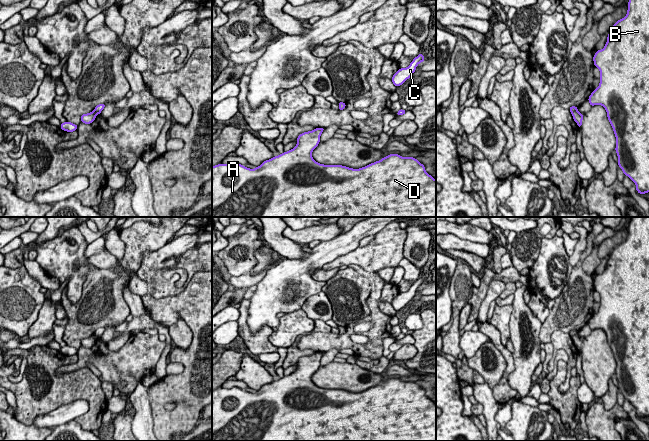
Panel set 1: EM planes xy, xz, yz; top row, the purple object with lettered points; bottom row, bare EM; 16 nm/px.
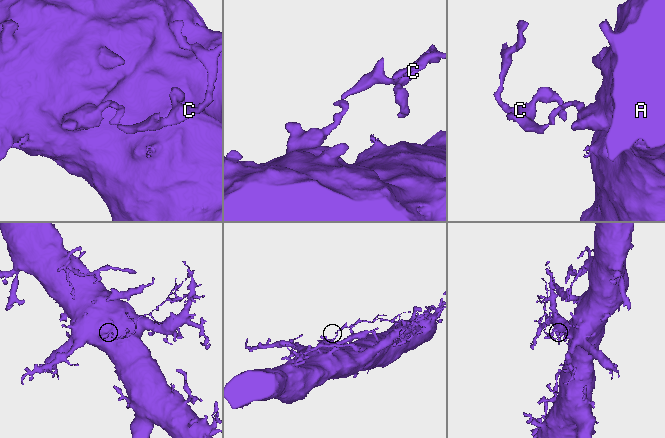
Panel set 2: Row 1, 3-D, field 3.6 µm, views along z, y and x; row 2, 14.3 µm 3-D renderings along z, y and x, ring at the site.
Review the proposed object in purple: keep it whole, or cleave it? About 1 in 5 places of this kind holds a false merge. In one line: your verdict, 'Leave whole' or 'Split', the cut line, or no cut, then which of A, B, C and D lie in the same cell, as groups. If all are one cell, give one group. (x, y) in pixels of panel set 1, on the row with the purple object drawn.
Split. Split along xy (94, 110), (98, 113). Groups: A B D / C

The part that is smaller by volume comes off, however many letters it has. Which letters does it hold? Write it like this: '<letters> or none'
C

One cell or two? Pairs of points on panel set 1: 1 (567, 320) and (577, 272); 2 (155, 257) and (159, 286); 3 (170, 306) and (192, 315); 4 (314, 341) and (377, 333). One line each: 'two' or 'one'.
1: one
2: two
3: one
4: one

